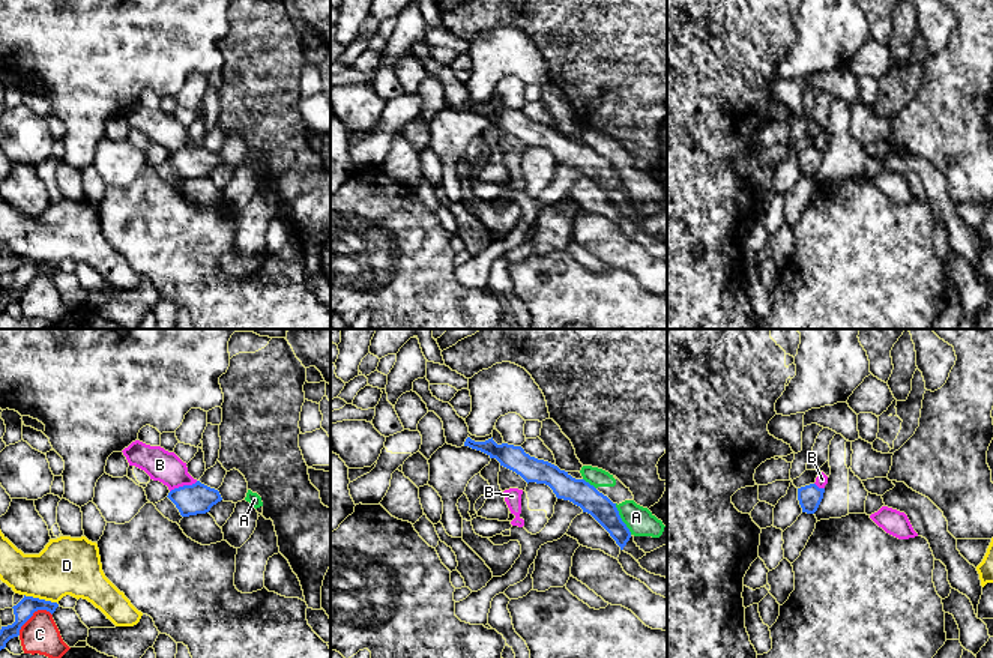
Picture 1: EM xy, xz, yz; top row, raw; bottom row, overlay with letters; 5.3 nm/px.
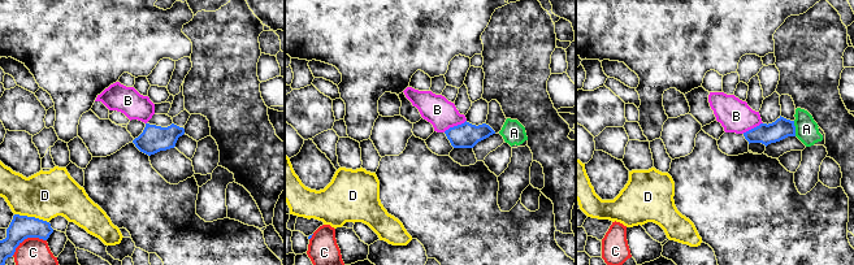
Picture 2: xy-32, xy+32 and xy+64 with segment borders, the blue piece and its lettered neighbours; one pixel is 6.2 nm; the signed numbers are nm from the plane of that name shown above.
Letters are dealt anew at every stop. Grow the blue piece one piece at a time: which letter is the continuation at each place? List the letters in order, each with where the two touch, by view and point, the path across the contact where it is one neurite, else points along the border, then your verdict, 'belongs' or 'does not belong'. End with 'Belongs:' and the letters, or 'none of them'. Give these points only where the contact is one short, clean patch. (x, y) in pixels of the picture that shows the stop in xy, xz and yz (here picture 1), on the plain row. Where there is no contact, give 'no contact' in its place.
A: contact xz (621, 182); border xz (615, 167), (621, 184), (631, 197); does not belong
B: contact xy (184, 149); border xy (197, 144), (175, 150), (170, 155); does not belong
C: contact xy (32, 278); border xy (51, 277), (36, 274), (18, 298); does not belong
D: contact xy (41, 263); border xy (24, 257), (57, 268); does not belong
Belongs: none of them

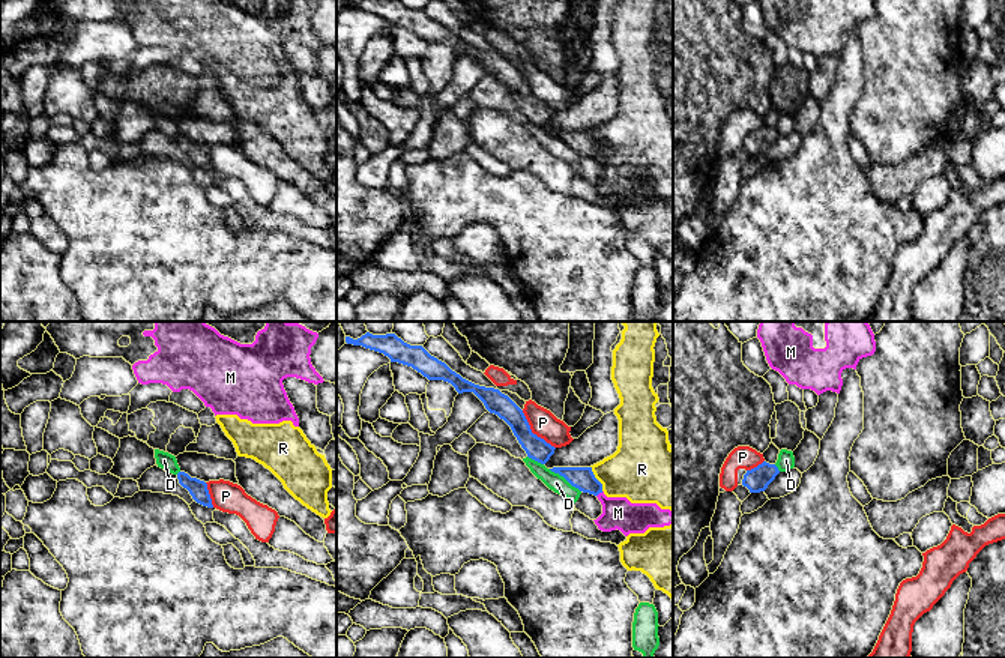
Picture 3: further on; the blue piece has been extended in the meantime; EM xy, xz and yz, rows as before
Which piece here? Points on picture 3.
D: contact xz (565, 141); does not belong
M: contact xz (600, 155); border xz (603, 155), (597, 159); does not belong
P: contact xz (532, 96); border xz (522, 74), (529, 92), (555, 111); does not belong
R: contact xz (595, 141); border xz (591, 129), (603, 153); does not belong
Belongs: none of them

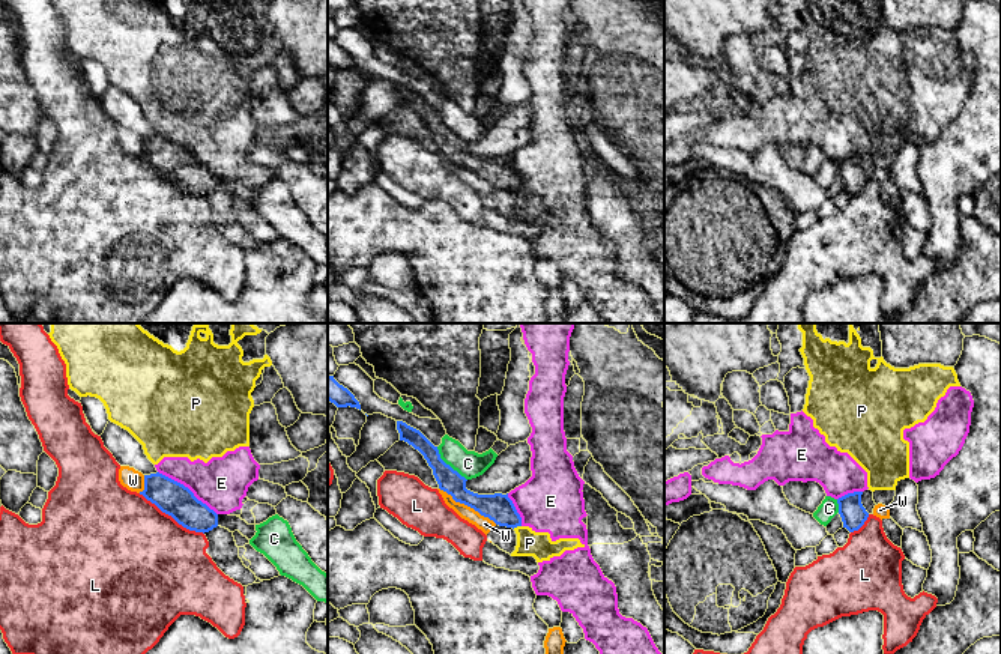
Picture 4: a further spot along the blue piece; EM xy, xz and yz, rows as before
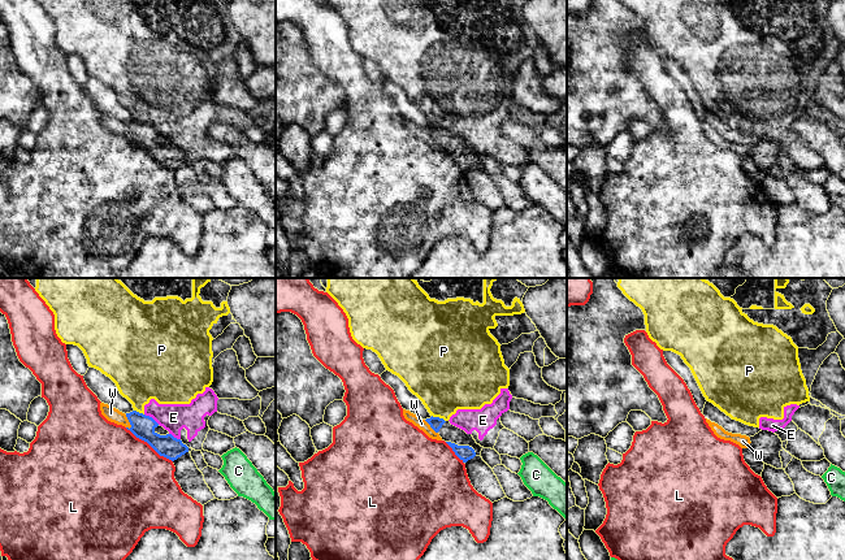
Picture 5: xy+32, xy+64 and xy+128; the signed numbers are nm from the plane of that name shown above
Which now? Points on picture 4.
C: contact xz (448, 128); border xz (436, 110), (441, 121), (466, 143); does not belong
E: contact xy (188, 152); border xy (158, 134), (182, 146), (217, 178); does not belong
L: contact xy (172, 179); does not belong
P: contact xz (516, 190); border xz (520, 188), (513, 191); does not belong
W: contact xz (468, 169); does not belong
Belongs: none of them

